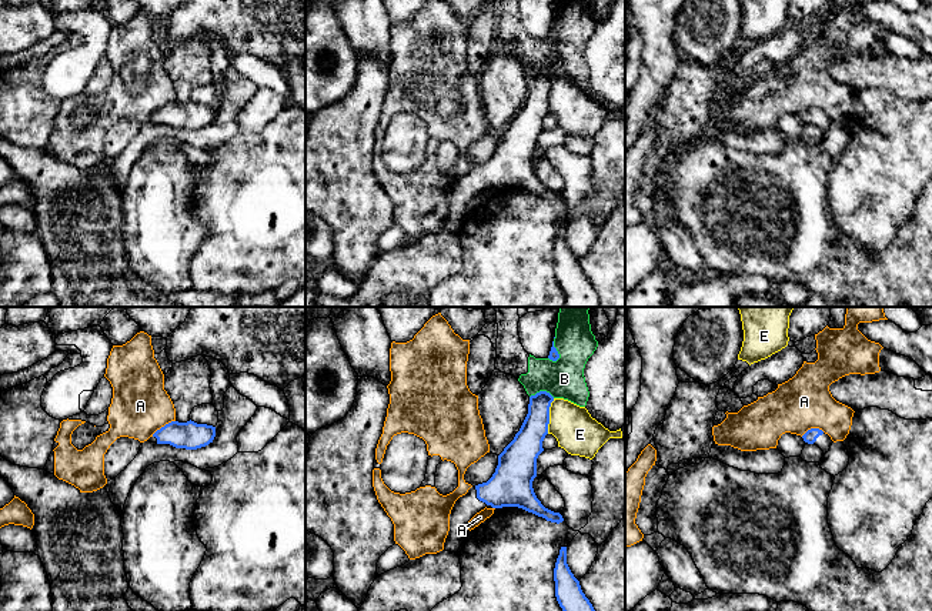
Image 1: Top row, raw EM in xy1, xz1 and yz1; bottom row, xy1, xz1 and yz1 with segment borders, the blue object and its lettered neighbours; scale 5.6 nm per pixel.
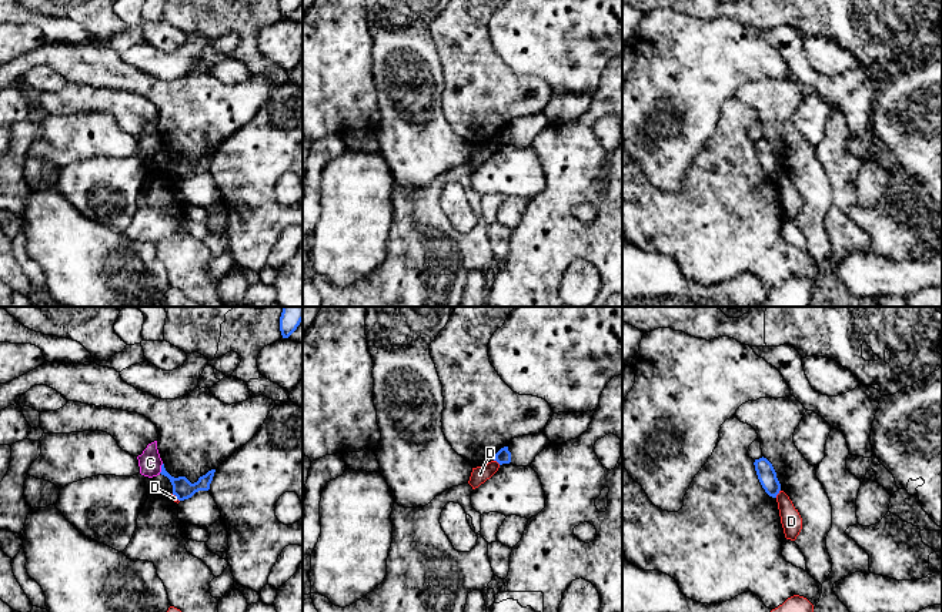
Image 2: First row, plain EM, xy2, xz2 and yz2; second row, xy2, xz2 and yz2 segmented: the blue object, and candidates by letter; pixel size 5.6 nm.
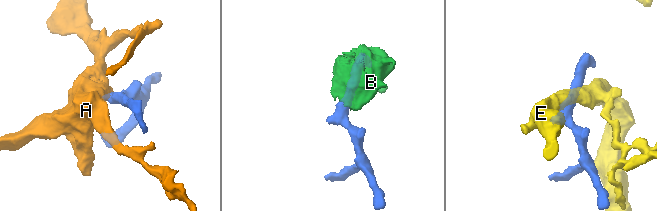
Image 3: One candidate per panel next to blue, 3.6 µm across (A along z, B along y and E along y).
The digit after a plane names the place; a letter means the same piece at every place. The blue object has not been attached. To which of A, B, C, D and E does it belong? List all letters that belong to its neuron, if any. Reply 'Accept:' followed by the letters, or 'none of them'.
Accept: none of them

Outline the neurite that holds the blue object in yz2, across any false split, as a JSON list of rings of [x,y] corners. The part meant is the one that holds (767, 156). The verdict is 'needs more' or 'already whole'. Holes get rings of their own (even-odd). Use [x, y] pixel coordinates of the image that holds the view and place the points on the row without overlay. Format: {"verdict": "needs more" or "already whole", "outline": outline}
{"verdict": "already whole", "outline": [[[762,137],[759,140],[755,140],[754,146],[755,146],[758,160],[762,168],[765,170],[765,173],[772,178],[776,178],[776,175],[781,171],[781,164],[776,158],[776,153],[772,144]]]}

